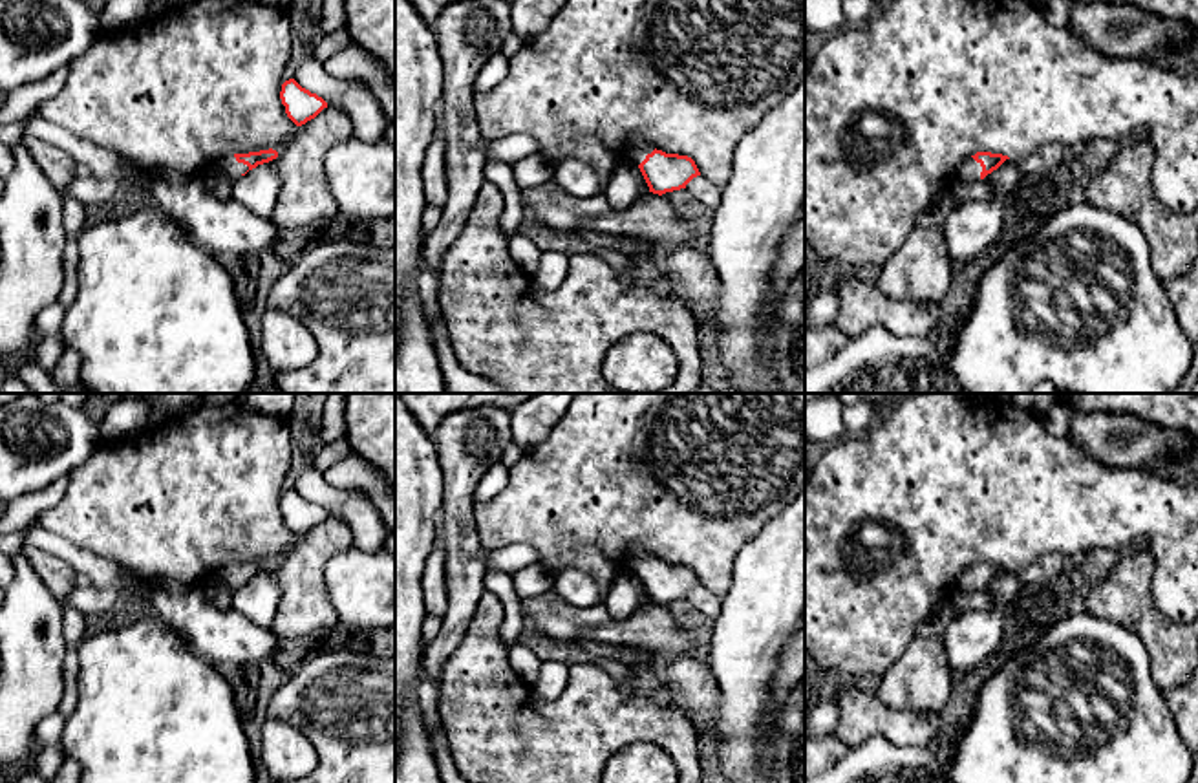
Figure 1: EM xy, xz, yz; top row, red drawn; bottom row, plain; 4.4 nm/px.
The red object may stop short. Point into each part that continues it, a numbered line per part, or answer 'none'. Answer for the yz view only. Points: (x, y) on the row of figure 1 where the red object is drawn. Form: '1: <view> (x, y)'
1: yz (970, 171)

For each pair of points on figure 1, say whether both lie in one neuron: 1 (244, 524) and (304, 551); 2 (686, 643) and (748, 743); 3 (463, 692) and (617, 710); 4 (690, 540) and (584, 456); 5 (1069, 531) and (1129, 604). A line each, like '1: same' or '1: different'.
1: same
2: different
3: same
4: same
5: different

